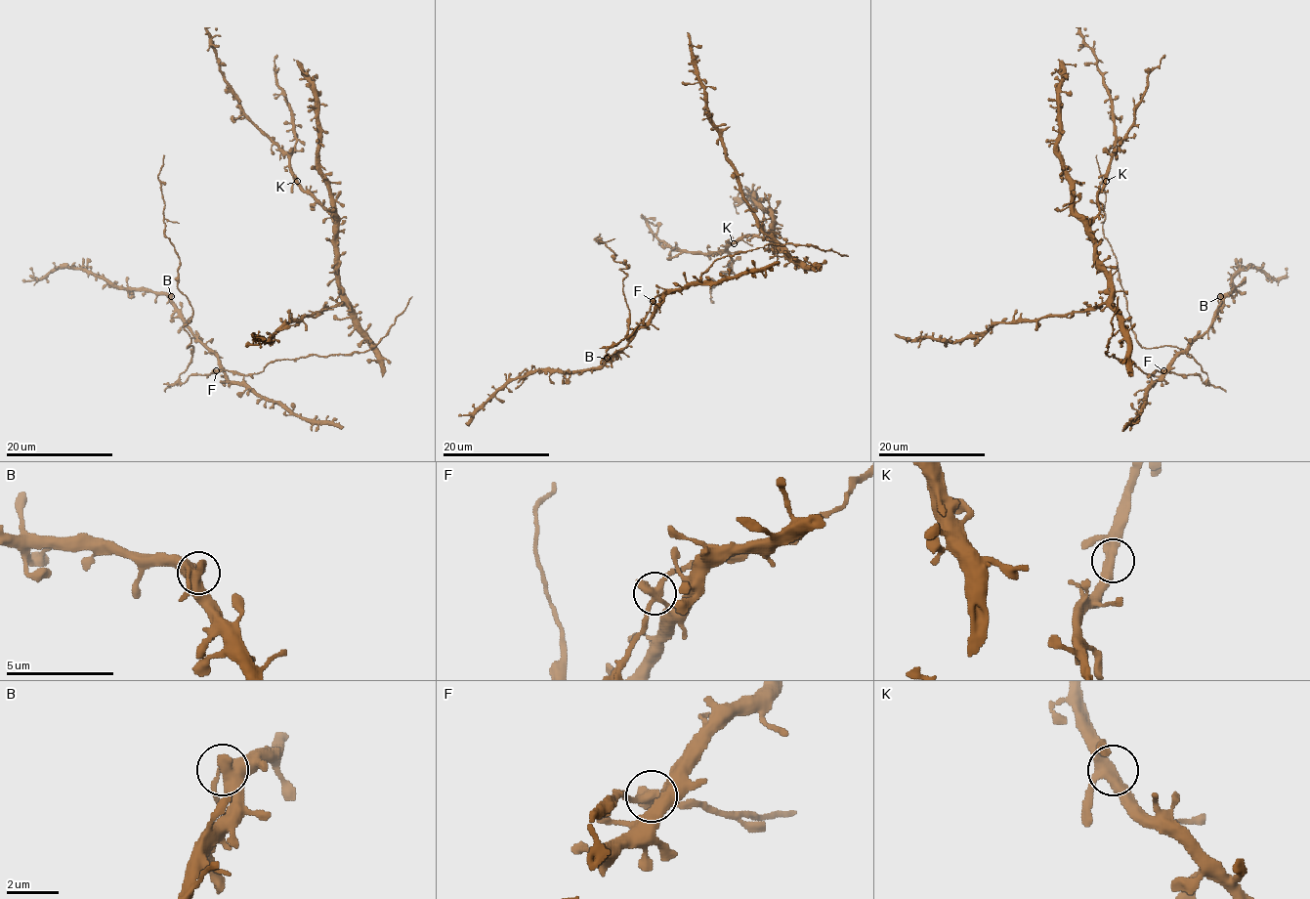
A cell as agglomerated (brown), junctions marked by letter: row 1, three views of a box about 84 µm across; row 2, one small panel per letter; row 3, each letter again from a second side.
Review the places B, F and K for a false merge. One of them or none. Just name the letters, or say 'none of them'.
F

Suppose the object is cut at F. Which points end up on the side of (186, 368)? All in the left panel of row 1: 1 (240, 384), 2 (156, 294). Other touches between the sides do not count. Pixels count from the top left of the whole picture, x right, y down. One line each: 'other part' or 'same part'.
1: other part
2: other part

